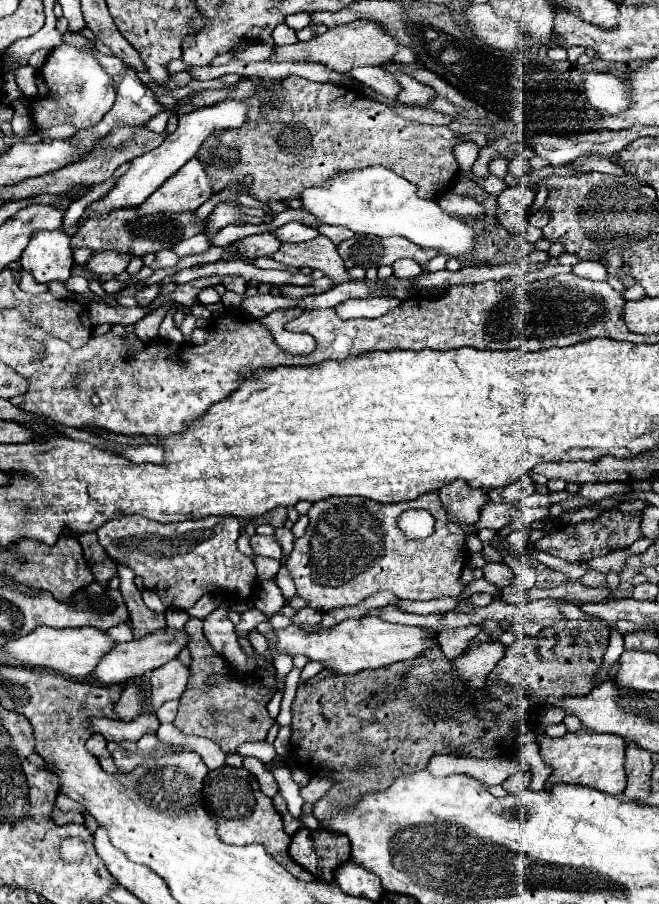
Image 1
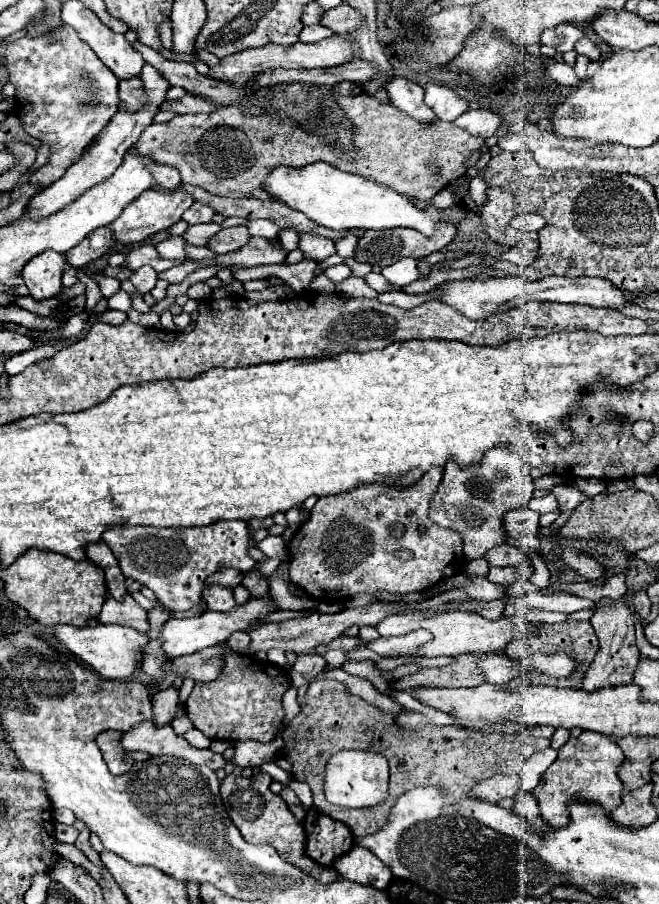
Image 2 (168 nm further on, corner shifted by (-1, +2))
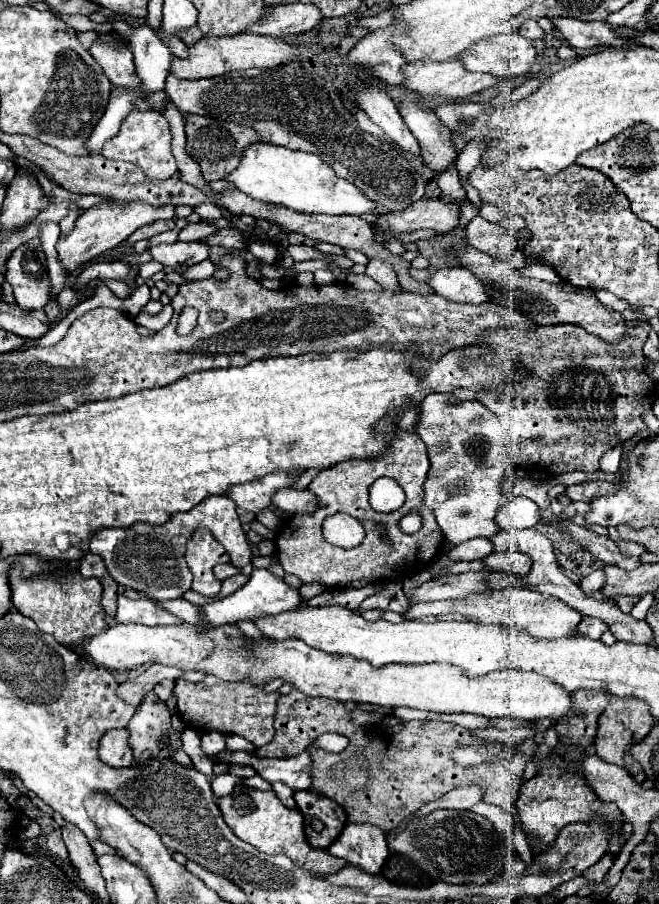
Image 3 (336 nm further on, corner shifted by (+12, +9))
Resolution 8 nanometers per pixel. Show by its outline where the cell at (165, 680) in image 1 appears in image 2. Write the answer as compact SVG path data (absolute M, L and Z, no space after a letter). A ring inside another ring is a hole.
M168 686L164 690L158 690L152 696L152 708L154 708L154 718L160 724L172 722L174 712L178 706L178 690L174 686Z

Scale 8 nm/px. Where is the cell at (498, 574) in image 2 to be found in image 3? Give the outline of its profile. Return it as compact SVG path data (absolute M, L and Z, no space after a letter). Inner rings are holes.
M491 553L485 559L485 567L489 571L513 571L527 575L531 569L531 559L525 553Z

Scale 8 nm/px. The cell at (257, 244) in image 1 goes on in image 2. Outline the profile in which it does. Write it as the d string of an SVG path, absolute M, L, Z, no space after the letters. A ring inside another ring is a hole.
M244 226L224 228L224 230L220 230L220 234L216 234L216 238L212 238L208 248L214 250L216 254L226 254L226 252L240 250L242 246L248 244L248 240L250 240L250 232Z

